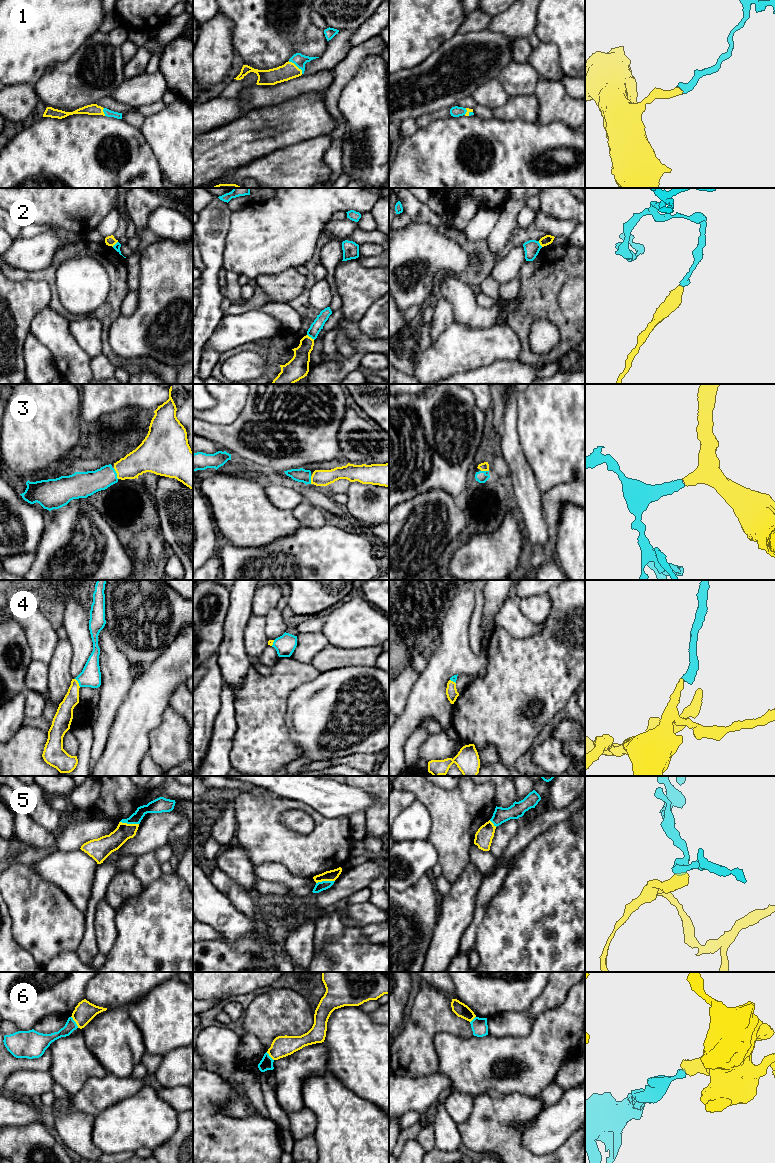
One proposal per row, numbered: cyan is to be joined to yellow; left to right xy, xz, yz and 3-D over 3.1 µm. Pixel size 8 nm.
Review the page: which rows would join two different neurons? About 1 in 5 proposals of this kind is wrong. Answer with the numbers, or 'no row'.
2, 5, 6

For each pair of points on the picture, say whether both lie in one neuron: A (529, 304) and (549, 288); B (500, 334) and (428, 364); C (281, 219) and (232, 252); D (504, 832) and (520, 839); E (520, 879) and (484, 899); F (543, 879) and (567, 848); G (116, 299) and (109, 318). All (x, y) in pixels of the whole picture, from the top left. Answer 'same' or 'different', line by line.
A: same
B: same
C: same
D: different
E: different
F: same
G: same

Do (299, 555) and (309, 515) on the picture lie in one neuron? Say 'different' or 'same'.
different

